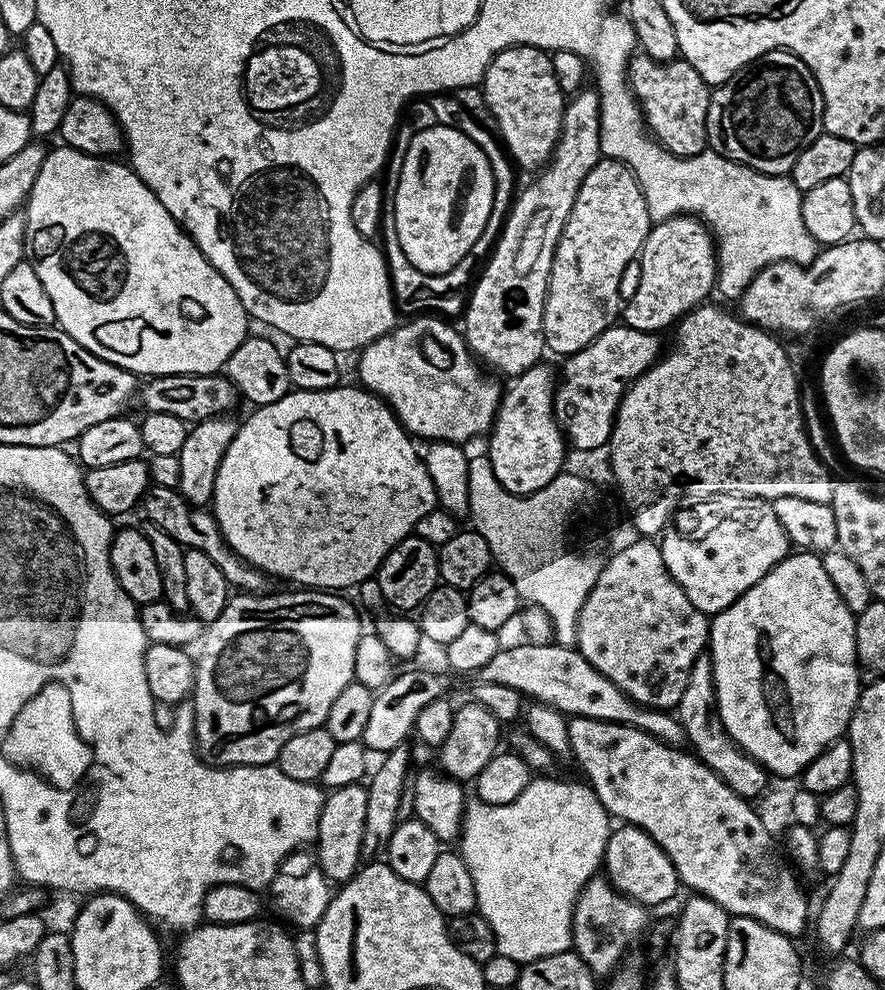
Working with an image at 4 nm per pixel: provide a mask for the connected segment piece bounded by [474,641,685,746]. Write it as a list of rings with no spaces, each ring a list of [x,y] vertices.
[[[528,641],[519,643],[501,647],[498,654],[474,674],[475,679],[482,684],[510,686],[537,703],[557,709],[568,718],[581,716],[609,720],[611,724],[629,724],[631,728],[650,733],[664,744],[680,746],[685,743],[680,721],[671,711],[640,707],[626,693],[618,690],[606,674],[598,674],[598,670],[594,670],[594,666],[590,666],[574,646],[555,642],[546,646],[534,646]]]

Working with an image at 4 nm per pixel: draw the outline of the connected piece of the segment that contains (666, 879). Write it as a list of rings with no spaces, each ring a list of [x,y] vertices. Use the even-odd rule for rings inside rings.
[[[621,823],[613,827],[606,842],[602,868],[610,883],[623,896],[629,896],[631,900],[637,900],[645,906],[664,904],[667,900],[674,899],[676,891],[681,891],[682,888],[674,870],[674,862],[670,862],[662,846],[658,846],[658,842],[650,838],[650,834],[635,828],[633,824]]]

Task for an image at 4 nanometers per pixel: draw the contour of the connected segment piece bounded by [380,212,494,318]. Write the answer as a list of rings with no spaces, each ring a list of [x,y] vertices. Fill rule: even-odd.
[[[394,212],[382,214],[380,232],[382,237],[384,236],[382,255],[388,265],[388,278],[397,309],[401,313],[412,312],[408,314],[443,314],[448,318],[459,317],[467,305],[472,285],[478,275],[478,269],[494,247],[493,233],[483,232],[472,248],[471,256],[462,258],[462,262],[458,262],[458,266],[454,266],[450,271],[442,274],[426,274],[415,268],[410,262],[410,258],[406,258],[406,254],[402,254],[402,246],[398,242],[398,234],[396,233]]]

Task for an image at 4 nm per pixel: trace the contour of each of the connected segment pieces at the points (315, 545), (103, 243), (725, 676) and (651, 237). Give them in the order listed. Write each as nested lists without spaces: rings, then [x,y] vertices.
[[[337,386],[330,390],[318,390],[317,392],[302,392],[293,390],[288,392],[278,402],[259,405],[253,416],[248,416],[237,427],[230,446],[226,446],[226,452],[222,454],[222,460],[218,466],[210,511],[216,517],[220,532],[228,547],[236,553],[240,559],[269,577],[285,576],[293,580],[293,585],[303,586],[308,590],[344,590],[360,585],[368,577],[375,577],[377,568],[390,554],[398,542],[413,535],[418,518],[426,518],[438,507],[438,497],[434,490],[434,482],[424,465],[424,457],[412,443],[413,437],[400,425],[400,420],[393,414],[391,408],[380,397],[368,391],[363,386],[356,388],[344,388]]]
[[[59,146],[45,155],[42,170],[38,170],[38,178],[34,182],[32,192],[28,195],[26,209],[23,213],[26,222],[26,238],[24,246],[27,259],[34,266],[34,274],[42,286],[46,286],[46,294],[50,294],[50,302],[54,302],[56,324],[67,336],[74,338],[90,354],[110,362],[114,366],[124,368],[127,372],[136,373],[140,378],[153,376],[211,376],[223,369],[224,363],[242,346],[242,342],[250,335],[250,317],[242,306],[238,294],[218,274],[218,270],[200,252],[199,246],[193,242],[191,236],[177,224],[176,219],[158,202],[158,198],[147,188],[140,177],[132,171],[127,163],[119,164],[119,159],[91,156],[77,148]]]
[[[803,550],[793,551],[782,562],[778,562],[778,566],[774,566],[762,577],[758,582],[754,582],[754,586],[750,586],[750,590],[746,590],[740,597],[735,600],[726,610],[715,613],[710,620],[710,631],[708,633],[707,647],[710,649],[712,657],[712,677],[714,678],[714,690],[716,691],[716,709],[720,715],[722,726],[726,726],[726,734],[730,734],[730,738],[734,740],[737,746],[746,753],[750,758],[754,758],[760,765],[766,769],[773,777],[776,776],[796,776],[799,777],[803,773],[806,766],[810,766],[810,762],[814,762],[814,758],[818,758],[818,754],[822,754],[822,750],[826,750],[826,746],[830,746],[836,740],[841,739],[848,731],[848,724],[852,720],[852,715],[856,713],[856,704],[860,700],[862,685],[860,682],[860,670],[856,667],[856,639],[854,638],[854,630],[856,629],[856,617],[846,606],[846,602],[842,602],[842,598],[838,598],[838,590],[834,590],[834,585],[830,582],[826,570],[822,566],[820,556],[814,552],[806,552]]]
[[[675,216],[669,220],[653,223],[652,227],[648,229],[644,245],[640,247],[638,268],[639,264],[640,277],[636,280],[636,289],[633,290],[629,300],[627,297],[622,308],[623,323],[629,324],[634,330],[659,333],[660,328],[669,327],[668,329],[671,329],[680,317],[705,303],[711,297],[708,295],[717,287],[716,242],[703,220],[696,216]]]

